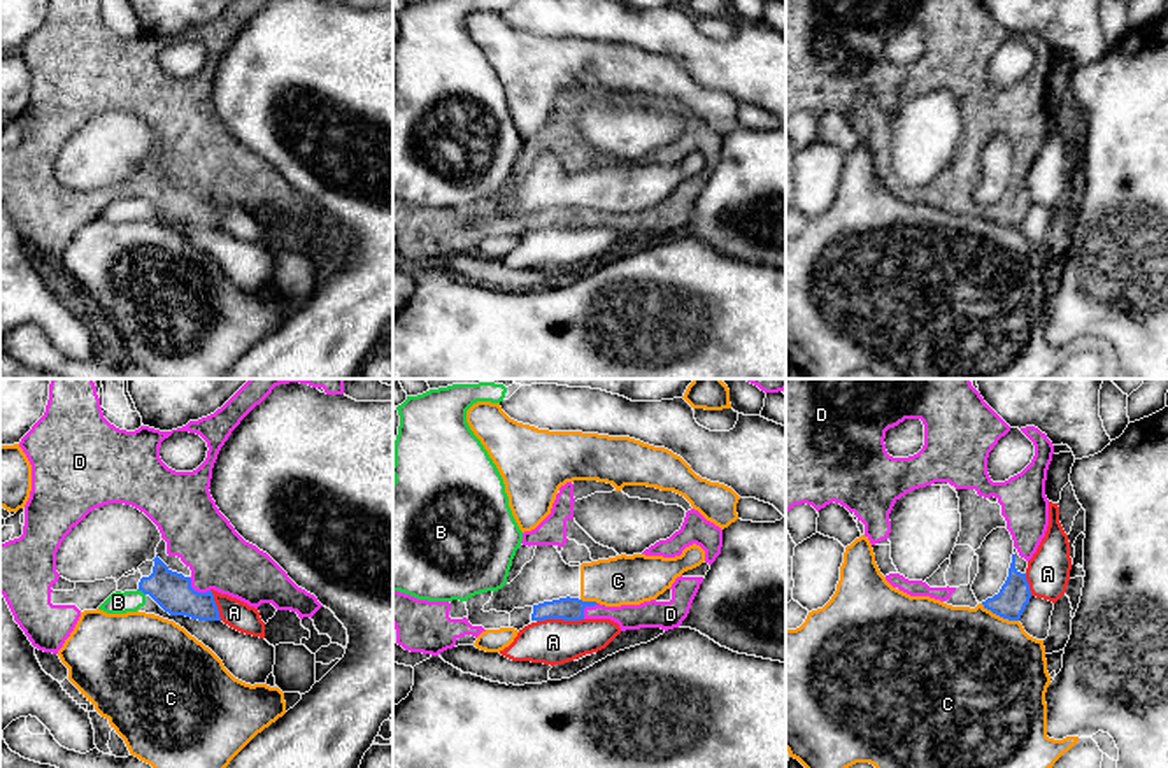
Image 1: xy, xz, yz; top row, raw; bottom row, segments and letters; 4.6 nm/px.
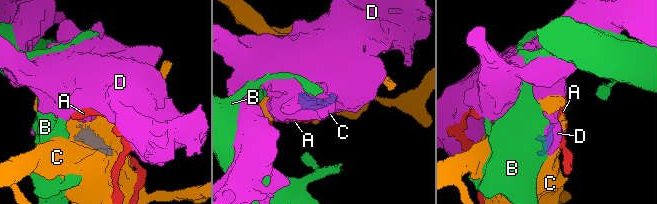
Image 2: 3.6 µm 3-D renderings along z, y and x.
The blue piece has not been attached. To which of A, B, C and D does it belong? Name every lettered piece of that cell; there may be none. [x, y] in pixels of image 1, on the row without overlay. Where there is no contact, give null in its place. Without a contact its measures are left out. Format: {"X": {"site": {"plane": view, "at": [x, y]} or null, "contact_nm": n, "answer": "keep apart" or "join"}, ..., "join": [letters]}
{"A": {"site": {"plane": "xz", "at": [560, 225]}, "contact_nm": 220, "answer": "keep apart"}, "B": {"site": {"plane": "xy", "at": [141, 197]}, "contact_nm": 50, "answer": "keep apart"}, "C": {"site": {"plane": "yz", "at": [1000, 223]}, "contact_nm": 190, "answer": "keep apart"}, "D": {"site": {"plane": "xy", "at": [197, 199]}, "contact_nm": 120, "answer": "join"}, "join": ["D"]}

